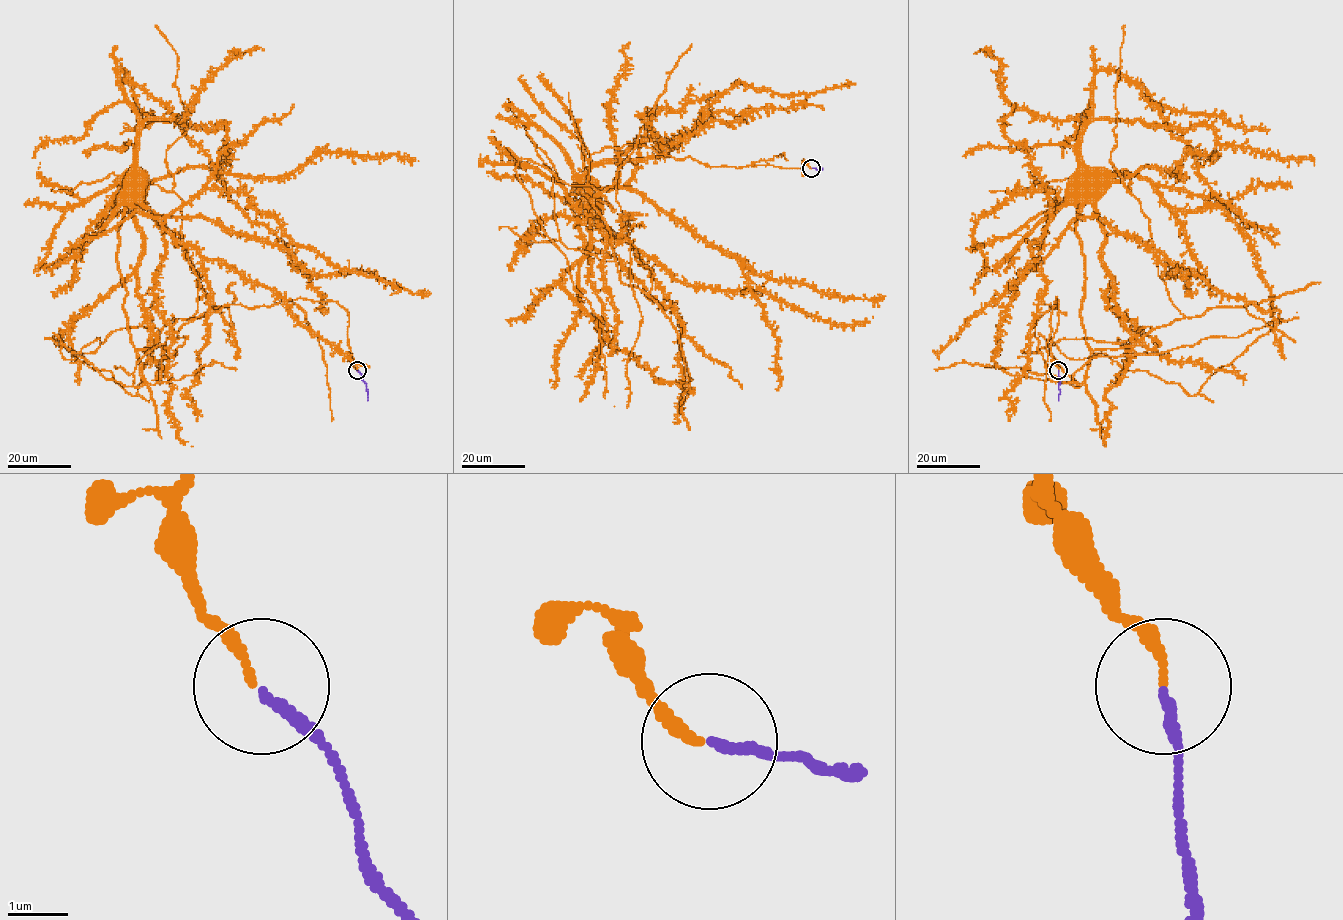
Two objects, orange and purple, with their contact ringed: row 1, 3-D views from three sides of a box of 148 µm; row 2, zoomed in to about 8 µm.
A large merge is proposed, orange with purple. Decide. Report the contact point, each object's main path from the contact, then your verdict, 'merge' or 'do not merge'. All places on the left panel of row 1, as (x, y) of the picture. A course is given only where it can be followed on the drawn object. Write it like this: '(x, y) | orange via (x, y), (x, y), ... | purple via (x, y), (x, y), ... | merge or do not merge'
(357, 370) | orange via (356, 370), (348, 313), (298, 297), (190, 319), (135, 364), (133, 386), (143, 383), (117, 255), (143, 184) | purple via (357, 370), (366, 384), (367, 400) | merge

